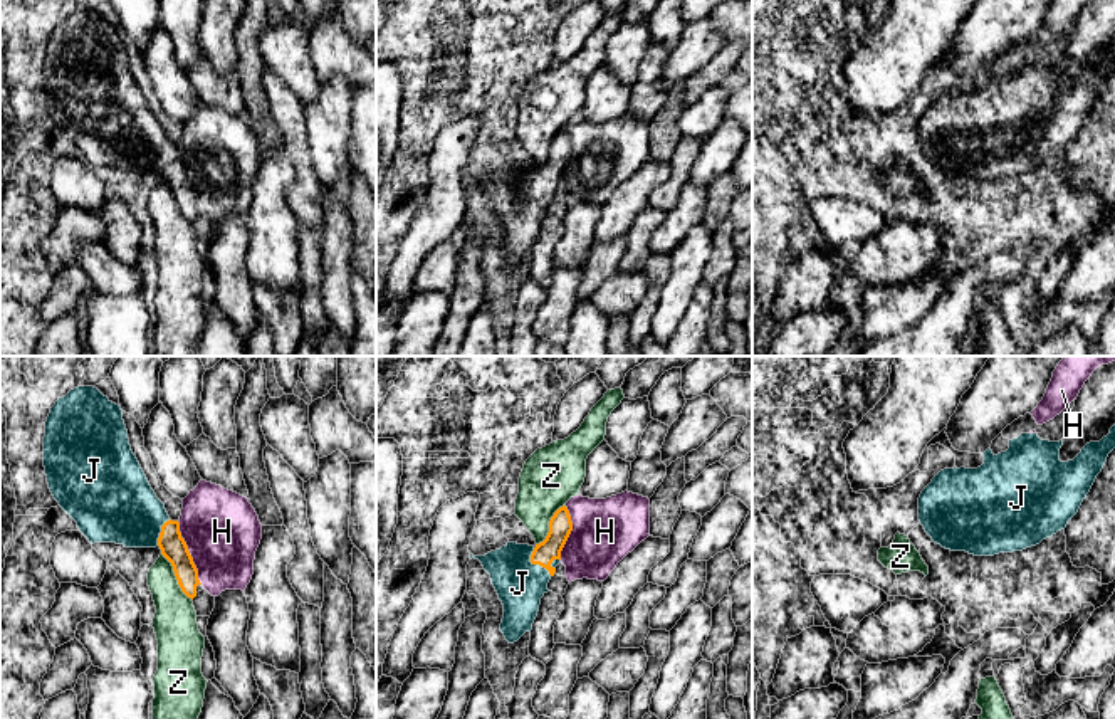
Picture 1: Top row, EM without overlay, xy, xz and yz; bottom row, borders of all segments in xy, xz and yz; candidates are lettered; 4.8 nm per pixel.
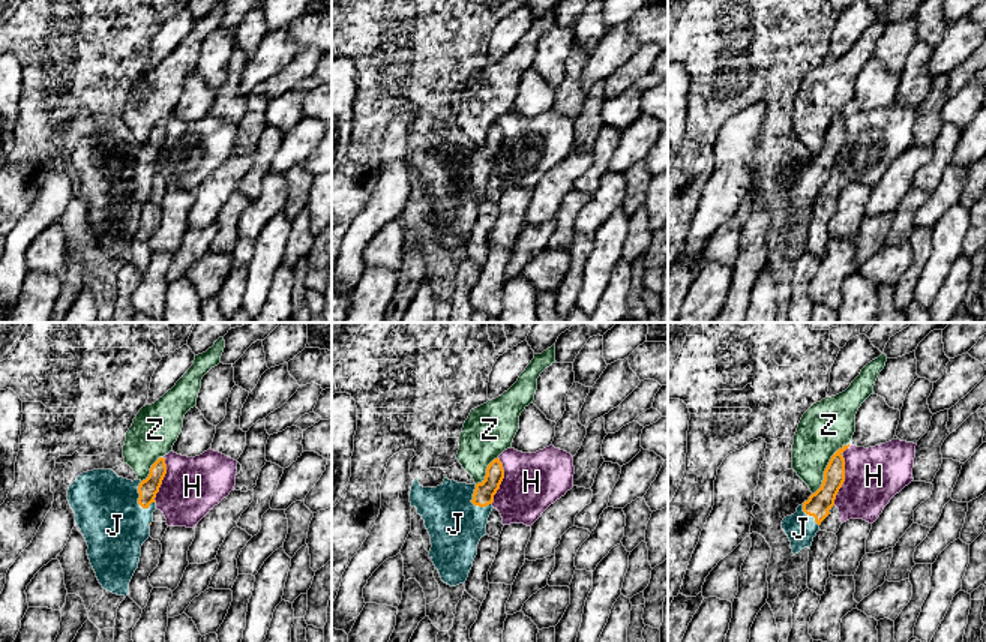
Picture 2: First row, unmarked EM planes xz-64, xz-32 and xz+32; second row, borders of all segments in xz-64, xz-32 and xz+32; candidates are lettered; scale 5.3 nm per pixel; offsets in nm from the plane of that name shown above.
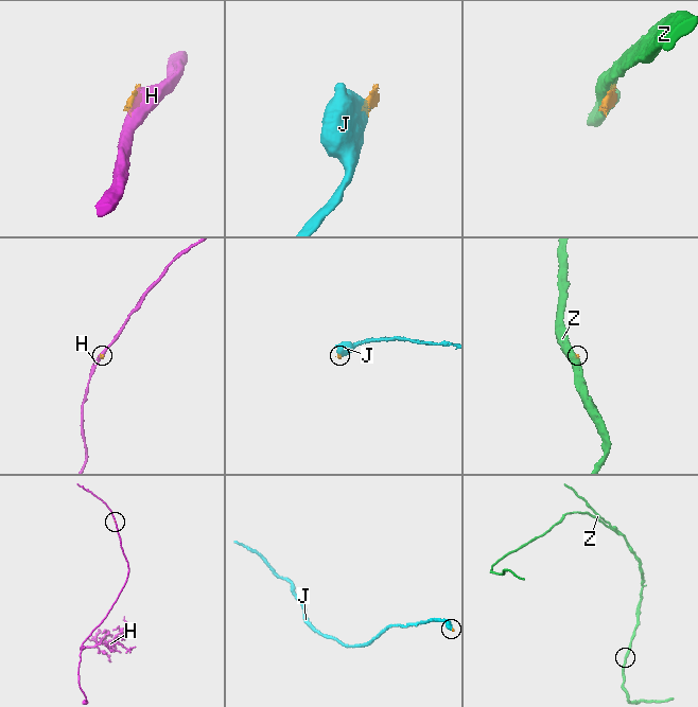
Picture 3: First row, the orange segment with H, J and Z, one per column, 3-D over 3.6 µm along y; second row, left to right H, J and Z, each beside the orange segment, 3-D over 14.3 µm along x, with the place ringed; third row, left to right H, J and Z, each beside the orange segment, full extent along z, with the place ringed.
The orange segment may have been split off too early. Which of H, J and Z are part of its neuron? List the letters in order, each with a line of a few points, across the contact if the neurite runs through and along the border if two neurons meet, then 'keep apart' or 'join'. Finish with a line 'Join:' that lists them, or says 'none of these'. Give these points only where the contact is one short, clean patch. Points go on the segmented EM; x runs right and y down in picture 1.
H: xy (177, 521), (180, 536), (197, 570), (197, 578), (202, 583) | keep apart
J: xz (544, 553), (534, 563), (521, 577), (519, 583) | join
Z: keep apart
Join: J

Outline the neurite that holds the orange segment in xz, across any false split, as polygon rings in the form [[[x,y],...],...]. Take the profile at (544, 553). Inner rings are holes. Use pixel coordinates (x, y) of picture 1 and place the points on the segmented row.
[[[566,506],[549,521],[546,539],[536,546],[507,543],[485,556],[474,556],[490,575],[492,585],[504,605],[500,632],[509,643],[532,630],[541,598],[549,591],[547,583],[561,563],[561,551],[573,531]]]

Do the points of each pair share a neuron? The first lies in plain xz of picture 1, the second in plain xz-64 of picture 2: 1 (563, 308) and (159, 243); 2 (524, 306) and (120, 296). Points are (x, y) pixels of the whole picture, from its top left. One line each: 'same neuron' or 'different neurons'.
1: different neurons
2: same neuron

